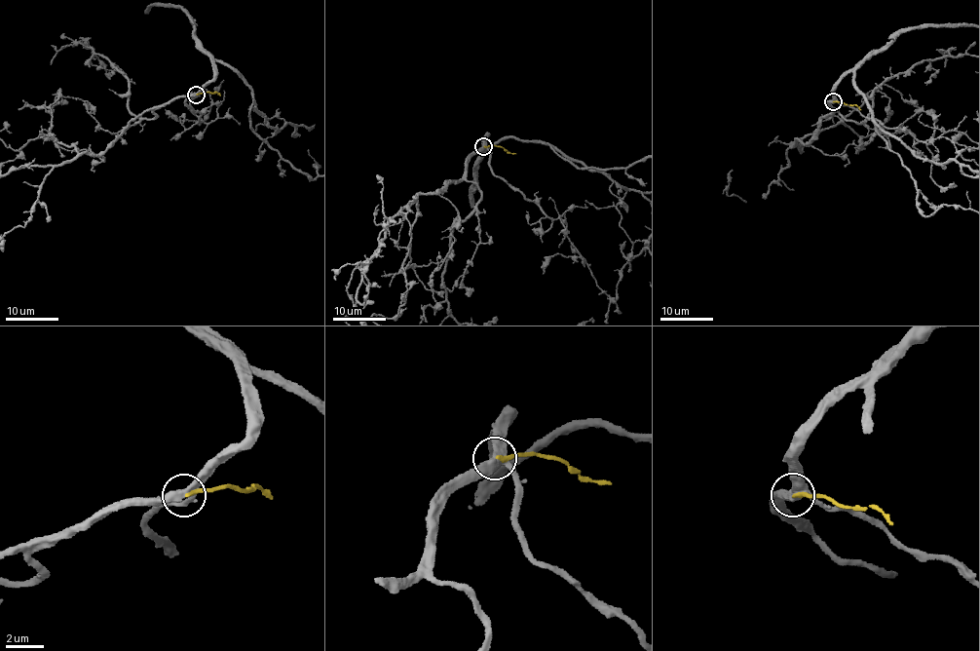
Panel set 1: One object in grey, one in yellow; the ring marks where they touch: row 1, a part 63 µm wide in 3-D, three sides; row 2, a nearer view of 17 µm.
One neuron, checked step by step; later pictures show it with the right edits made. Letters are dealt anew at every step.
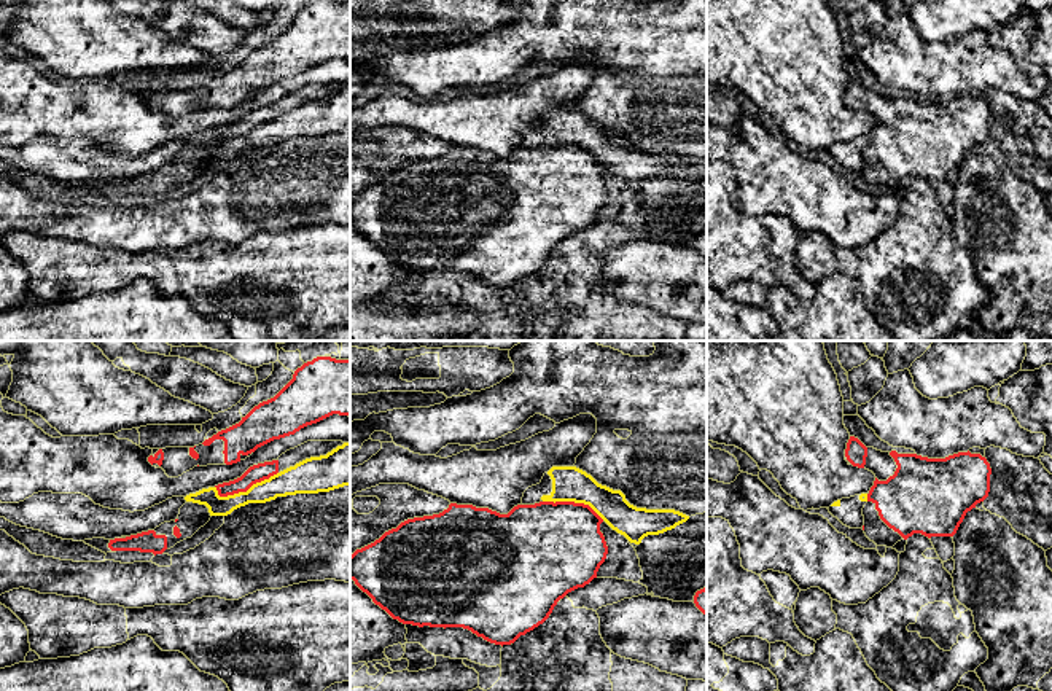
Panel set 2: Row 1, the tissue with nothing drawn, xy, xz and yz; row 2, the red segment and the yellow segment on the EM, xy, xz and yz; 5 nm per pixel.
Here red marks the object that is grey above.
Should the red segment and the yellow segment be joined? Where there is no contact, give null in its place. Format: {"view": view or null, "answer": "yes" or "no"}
{"view": "xy", "answer": "no"}

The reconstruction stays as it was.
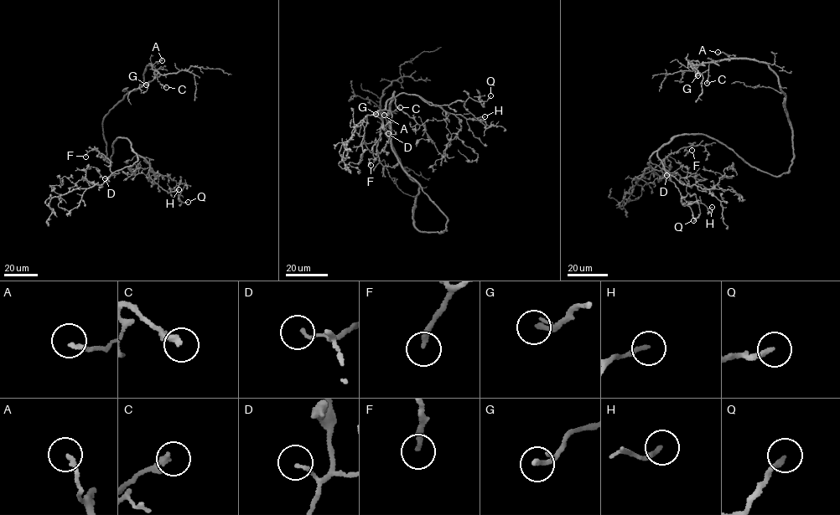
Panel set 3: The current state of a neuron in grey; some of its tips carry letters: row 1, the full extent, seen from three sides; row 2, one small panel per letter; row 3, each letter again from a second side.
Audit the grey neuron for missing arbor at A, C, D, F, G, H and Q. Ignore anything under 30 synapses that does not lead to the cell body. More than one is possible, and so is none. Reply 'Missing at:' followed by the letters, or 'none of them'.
Missing at: F, H, Q

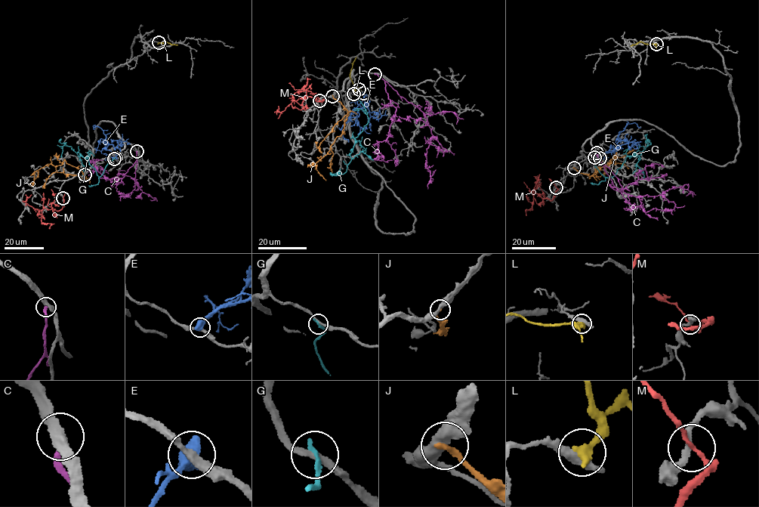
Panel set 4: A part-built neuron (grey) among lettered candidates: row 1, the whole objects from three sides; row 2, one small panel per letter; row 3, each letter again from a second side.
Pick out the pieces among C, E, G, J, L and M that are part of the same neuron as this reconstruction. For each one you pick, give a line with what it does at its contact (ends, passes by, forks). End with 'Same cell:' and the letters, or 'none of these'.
Same cell: none of these

